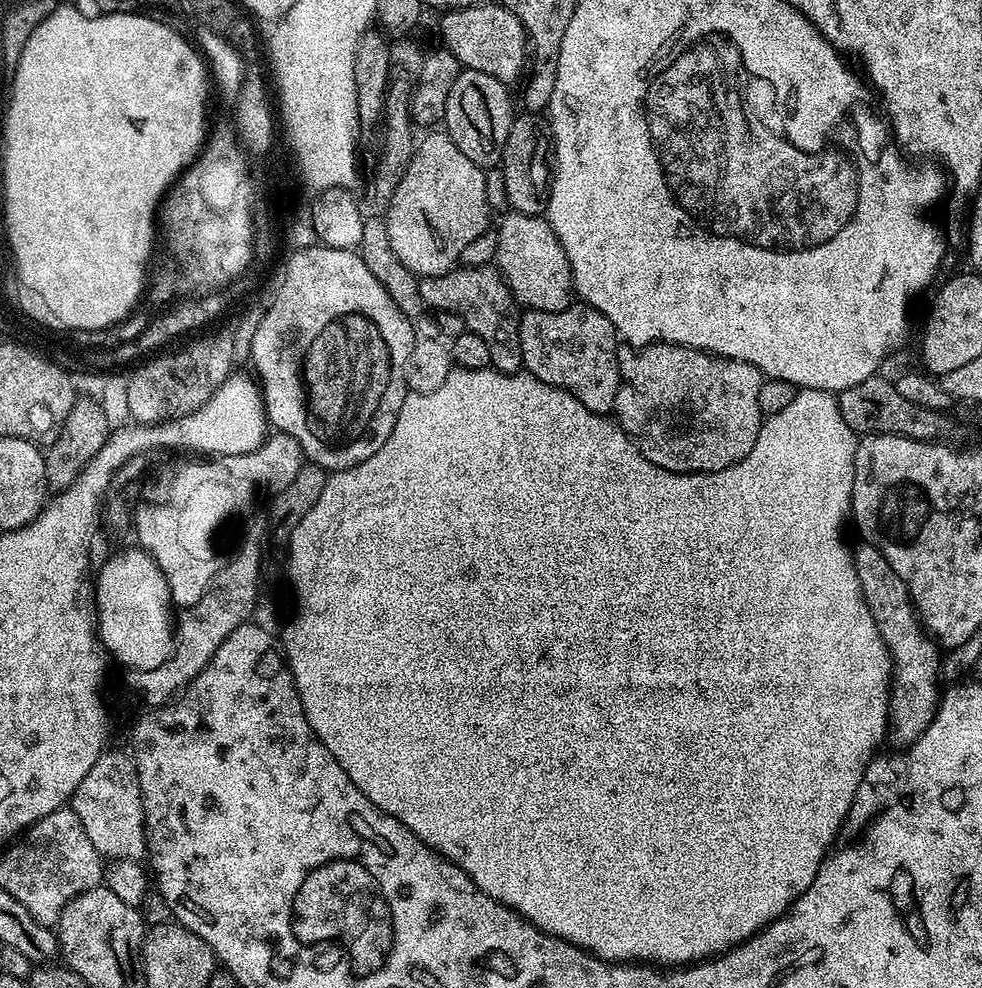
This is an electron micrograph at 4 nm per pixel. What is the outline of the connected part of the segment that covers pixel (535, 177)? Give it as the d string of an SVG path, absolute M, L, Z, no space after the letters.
M540 114L517 115L510 126L498 172L504 175L504 196L513 212L544 216L548 211L548 194L554 175L554 141L549 125Z

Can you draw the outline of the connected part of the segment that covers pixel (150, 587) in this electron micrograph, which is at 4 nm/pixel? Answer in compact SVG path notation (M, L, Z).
M133 546L111 555L96 576L97 635L103 649L131 671L154 670L172 656L174 610L169 584L151 555Z

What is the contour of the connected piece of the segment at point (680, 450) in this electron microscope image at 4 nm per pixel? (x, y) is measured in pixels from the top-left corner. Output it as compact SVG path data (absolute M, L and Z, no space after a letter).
M677 344L620 346L618 347L618 366L620 367L620 389L616 395L615 419L620 427L632 437L633 442L638 446L638 450L642 450L642 454L646 454L646 458L650 458L650 462L654 462L654 466L662 466L671 472L717 472L723 468L729 468L730 465L746 458L746 454L750 454L750 450L760 433L762 417L758 404L758 392L765 381L765 377L754 366Z

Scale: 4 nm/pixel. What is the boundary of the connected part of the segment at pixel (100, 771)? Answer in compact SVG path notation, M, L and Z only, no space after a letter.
M111 750L105 751L98 758L98 762L94 762L94 766L90 766L90 774L86 774L86 778L82 778L82 782L78 782L78 790L74 790L70 807L73 812L78 814L78 818L82 822L82 830L86 830L86 838L90 838L90 842L94 842L94 850L98 850L101 857L107 858L109 861L130 859L140 862L145 859L144 818L141 815L144 807L140 801L138 774L131 767L124 768L124 760L118 753L111 752Z

